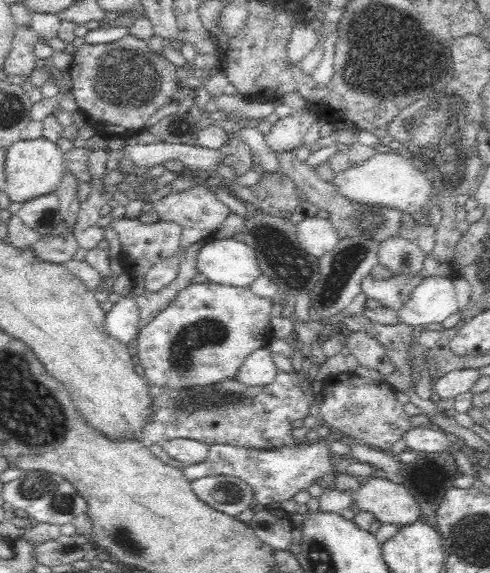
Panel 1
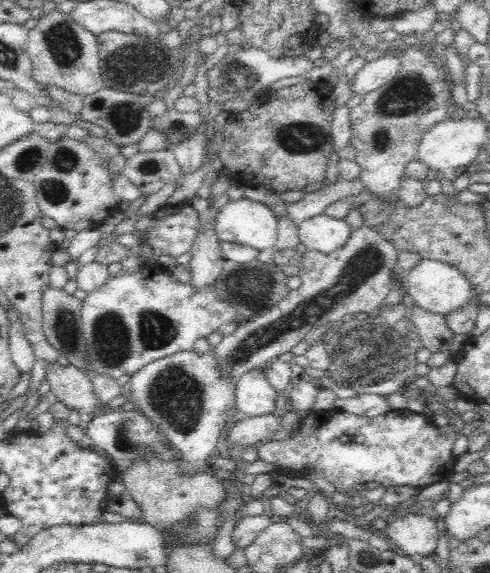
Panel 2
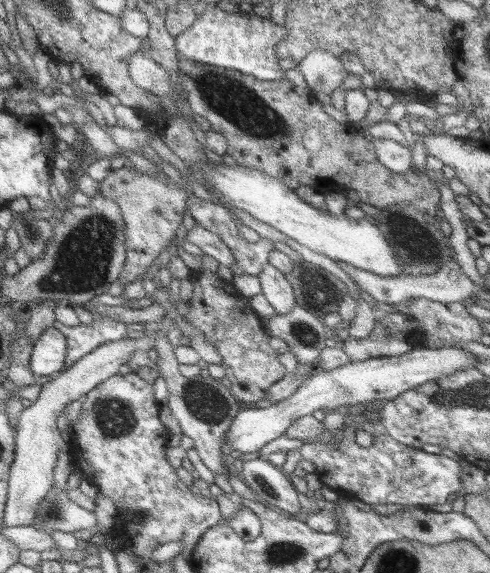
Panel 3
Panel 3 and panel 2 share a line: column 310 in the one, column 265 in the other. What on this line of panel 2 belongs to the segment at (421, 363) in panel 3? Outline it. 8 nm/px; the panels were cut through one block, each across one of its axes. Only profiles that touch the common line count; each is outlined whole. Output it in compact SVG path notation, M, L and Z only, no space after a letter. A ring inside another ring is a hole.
M265 369L244 373L235 384L237 420L270 414L275 408L277 390L270 385Z

